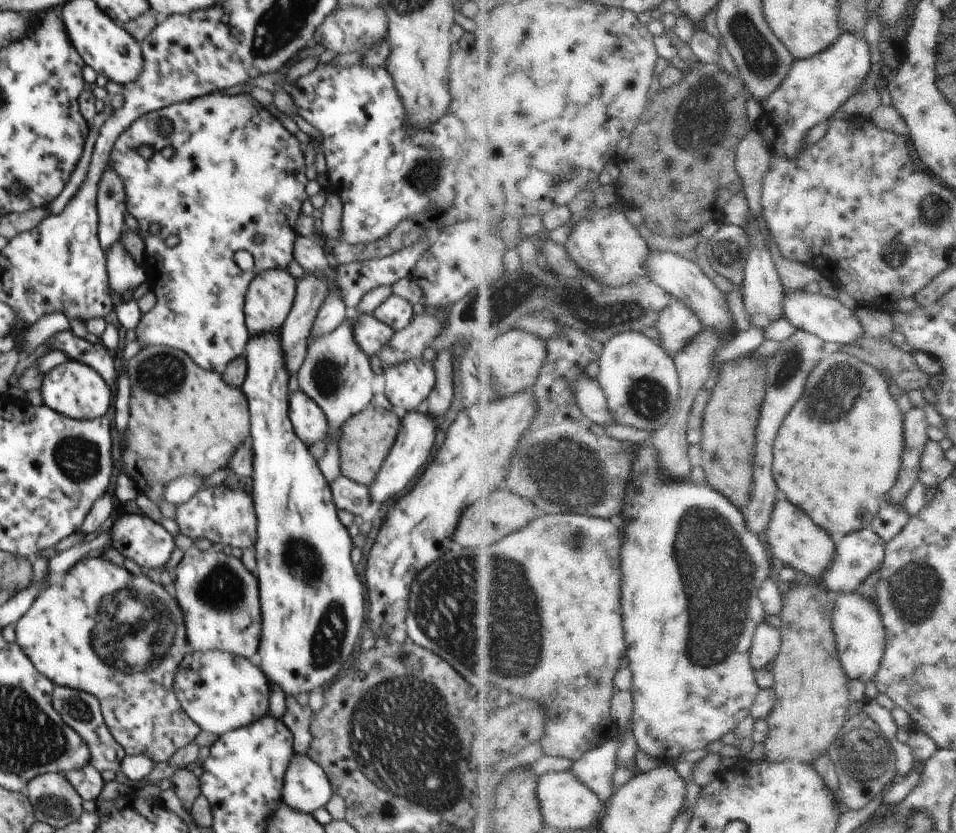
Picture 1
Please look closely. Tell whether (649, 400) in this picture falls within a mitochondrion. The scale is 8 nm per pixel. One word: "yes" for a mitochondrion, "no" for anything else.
yes

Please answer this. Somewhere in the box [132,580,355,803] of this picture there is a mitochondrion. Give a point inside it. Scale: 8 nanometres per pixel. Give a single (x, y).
(325, 646)

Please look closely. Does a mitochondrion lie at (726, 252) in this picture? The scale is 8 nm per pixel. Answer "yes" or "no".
yes

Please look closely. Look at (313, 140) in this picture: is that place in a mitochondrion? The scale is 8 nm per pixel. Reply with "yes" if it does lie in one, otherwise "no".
no

